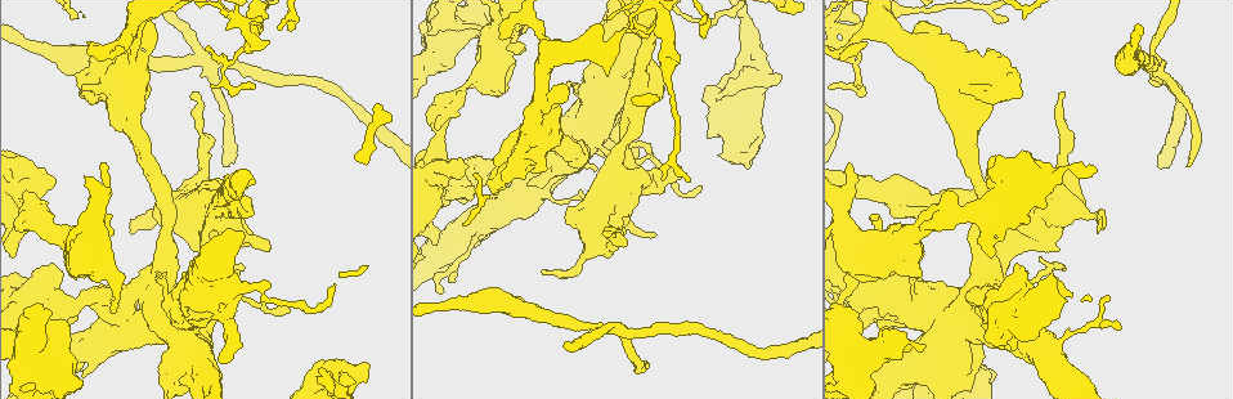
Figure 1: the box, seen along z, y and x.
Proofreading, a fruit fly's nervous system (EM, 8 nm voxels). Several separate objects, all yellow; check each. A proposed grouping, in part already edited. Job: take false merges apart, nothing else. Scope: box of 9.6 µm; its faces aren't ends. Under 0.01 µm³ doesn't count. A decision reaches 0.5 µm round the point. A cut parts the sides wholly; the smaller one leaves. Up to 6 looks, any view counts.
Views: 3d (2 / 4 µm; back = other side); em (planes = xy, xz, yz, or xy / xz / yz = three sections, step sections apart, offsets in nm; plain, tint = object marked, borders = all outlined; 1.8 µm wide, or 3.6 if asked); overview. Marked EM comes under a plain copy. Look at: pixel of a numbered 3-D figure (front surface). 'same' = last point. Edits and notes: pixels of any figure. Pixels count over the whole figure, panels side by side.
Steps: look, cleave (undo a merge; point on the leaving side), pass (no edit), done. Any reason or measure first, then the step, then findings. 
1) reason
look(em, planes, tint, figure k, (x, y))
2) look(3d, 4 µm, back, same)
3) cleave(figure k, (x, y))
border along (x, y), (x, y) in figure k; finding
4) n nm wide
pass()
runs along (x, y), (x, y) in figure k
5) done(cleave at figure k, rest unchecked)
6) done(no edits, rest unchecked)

thick turns thin
look(em, 3.6 µm, xz, step 16, borders, figure 1, (949, 334))

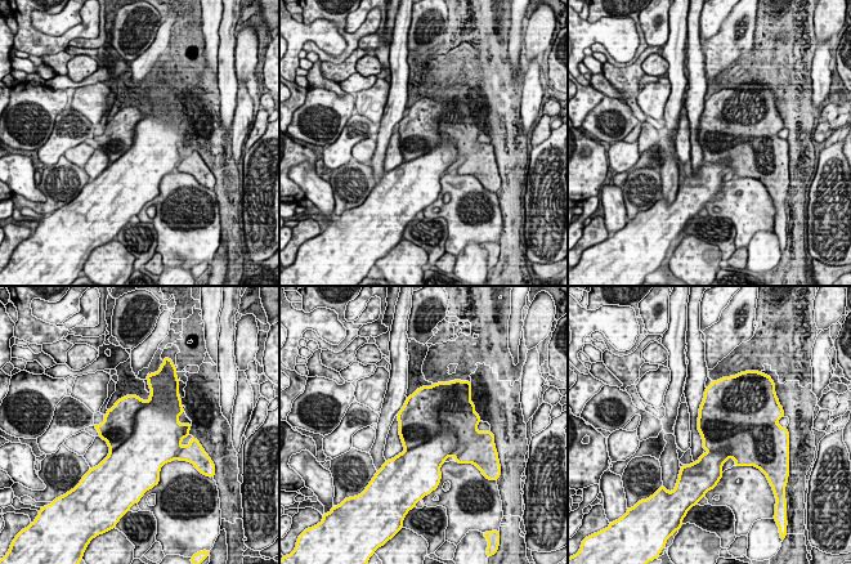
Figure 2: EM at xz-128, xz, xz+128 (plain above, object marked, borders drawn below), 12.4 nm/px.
480 nm wide
cleave(figure 2, (435, 451))
border along (460, 446), (443, 422), (406, 450) in figure 2; a second cell is stuck on

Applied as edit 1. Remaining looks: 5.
redraw
look(overview)

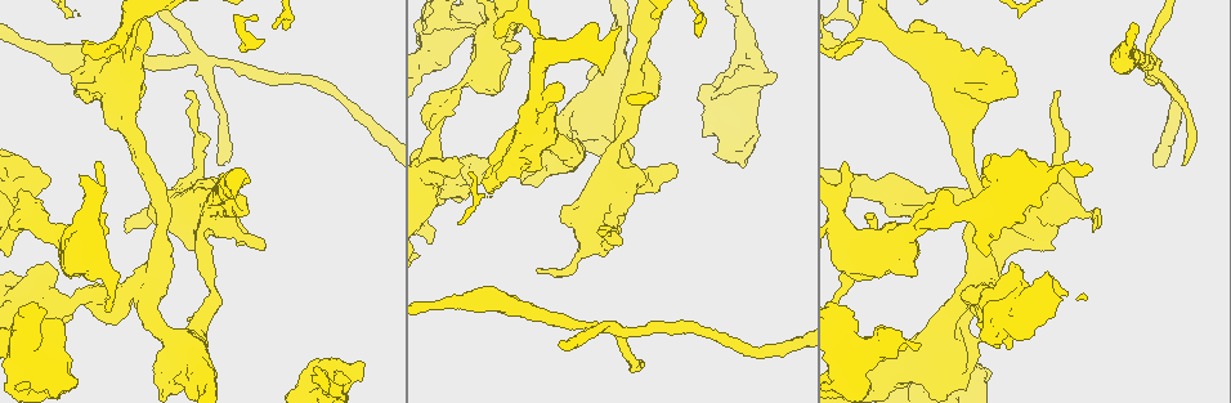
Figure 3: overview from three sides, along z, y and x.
look(3d, 4 µm, figure 3, (614, 329))

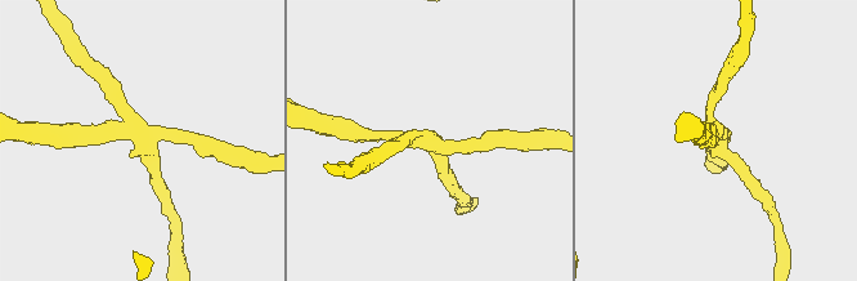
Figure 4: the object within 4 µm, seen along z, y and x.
4 arms
look(em, xy, step 16, tint, figure 4, (429, 144))

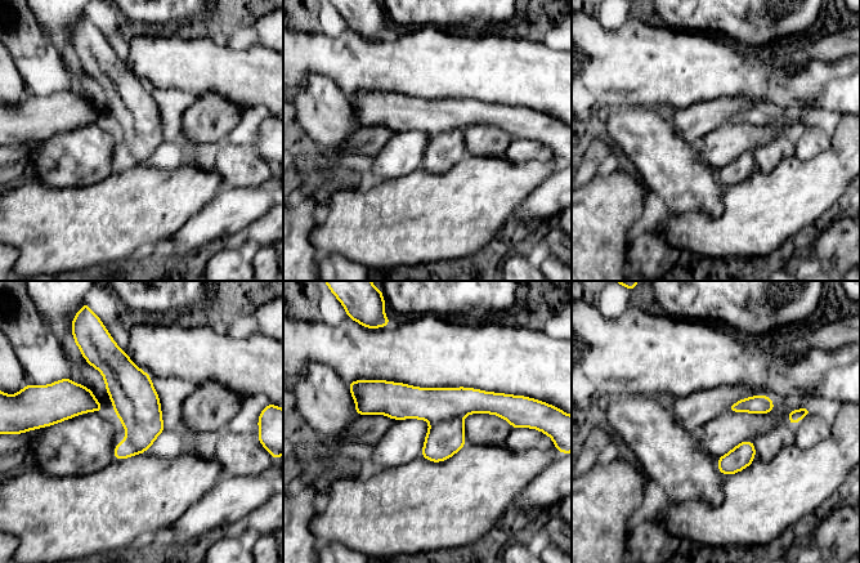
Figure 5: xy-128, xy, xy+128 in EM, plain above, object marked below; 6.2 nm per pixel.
cleave(figure 5, (444, 438))
border along (462, 418), (440, 419), (430, 423) in figure 5; a second cell is stuck on

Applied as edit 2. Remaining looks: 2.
done(cleave at figure 2, cleave at figure 5, rest unchecked)

